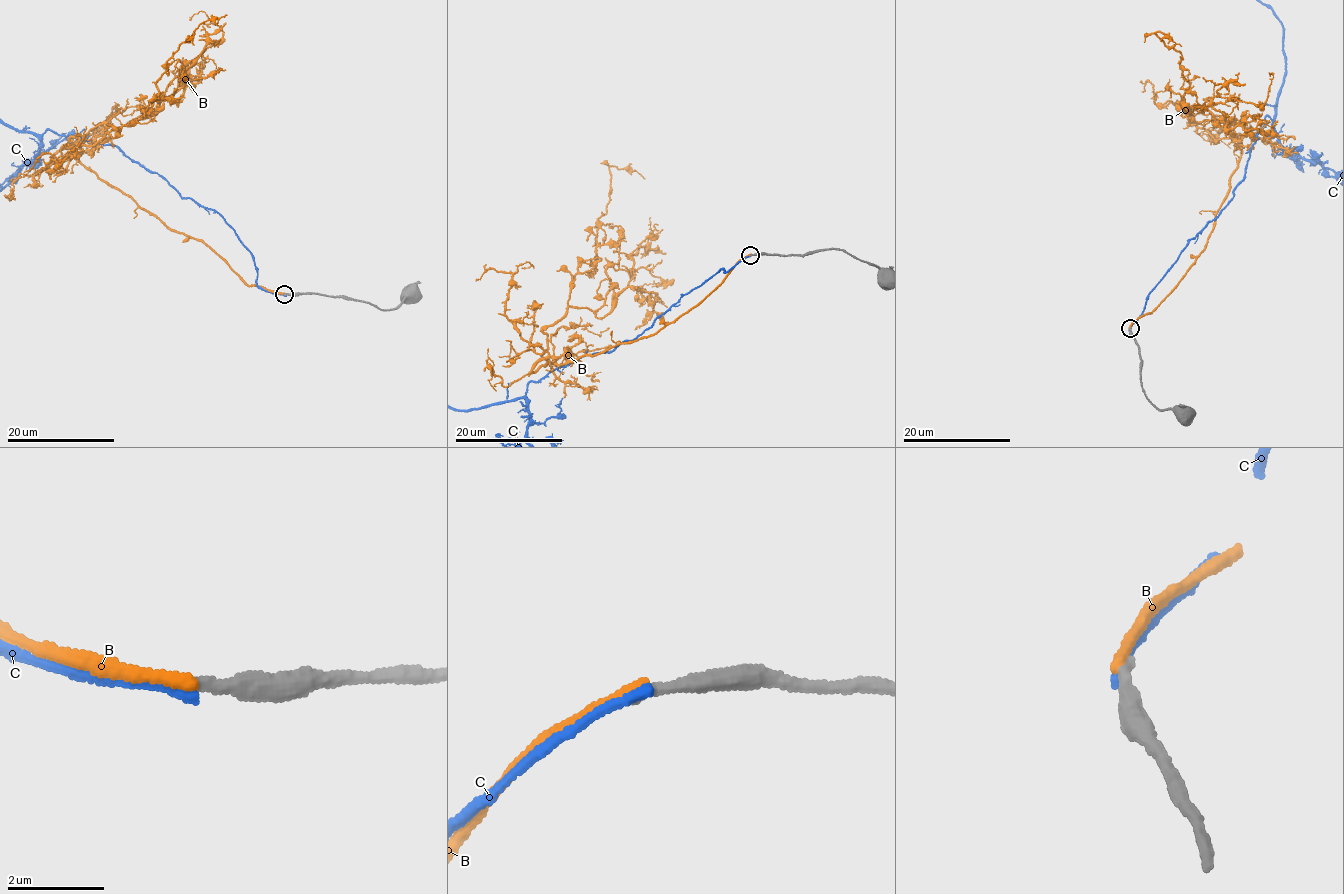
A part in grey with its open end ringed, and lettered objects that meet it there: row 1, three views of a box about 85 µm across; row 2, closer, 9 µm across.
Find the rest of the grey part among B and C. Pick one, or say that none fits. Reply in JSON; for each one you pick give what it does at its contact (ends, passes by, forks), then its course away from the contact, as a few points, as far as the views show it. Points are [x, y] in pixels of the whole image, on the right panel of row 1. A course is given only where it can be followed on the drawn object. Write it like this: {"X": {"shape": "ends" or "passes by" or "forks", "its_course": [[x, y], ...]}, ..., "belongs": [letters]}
{"B": {"shape": "ends", "its_course": [[1129, 328], [1204, 249], [1241, 155], [1235, 136], [1249, 129], [1189, 115], [1181, 53], [1155, 33], [1182, 46]]}, "belongs": ["B"]}

